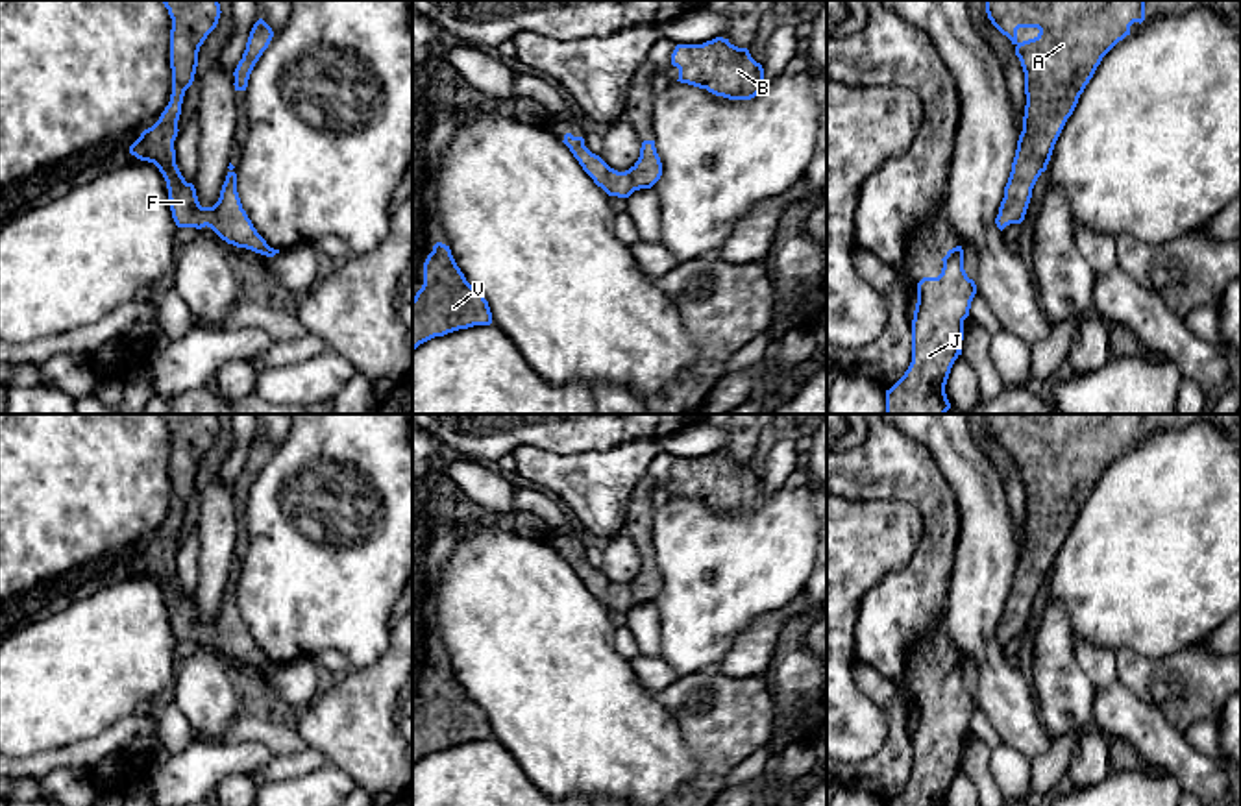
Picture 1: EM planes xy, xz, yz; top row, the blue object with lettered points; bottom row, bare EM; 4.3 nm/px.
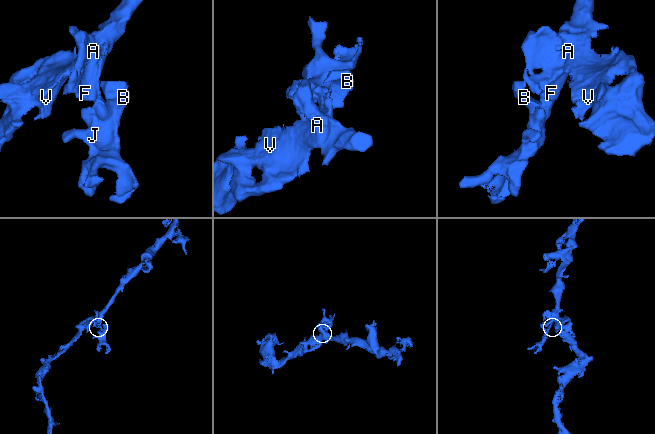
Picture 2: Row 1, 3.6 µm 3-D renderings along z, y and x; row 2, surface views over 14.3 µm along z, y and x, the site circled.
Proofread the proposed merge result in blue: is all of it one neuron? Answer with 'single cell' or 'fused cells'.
single cell

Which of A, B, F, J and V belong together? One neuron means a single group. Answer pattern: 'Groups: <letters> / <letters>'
Groups: A B F J V

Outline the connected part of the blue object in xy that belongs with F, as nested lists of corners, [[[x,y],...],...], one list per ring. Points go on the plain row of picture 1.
[[[161,414],[168,423],[172,433],[170,444],[170,482],[172,482],[172,508],[170,516],[161,527],[159,534],[144,543],[141,551],[129,560],[129,568],[141,575],[154,577],[163,588],[168,603],[170,625],[178,641],[211,641],[222,654],[233,658],[237,662],[246,662],[255,667],[274,671],[279,664],[274,664],[266,658],[266,654],[257,647],[246,625],[242,623],[239,606],[237,606],[237,588],[233,586],[233,579],[229,577],[229,586],[220,604],[220,612],[213,621],[202,621],[196,610],[196,603],[192,597],[187,597],[176,579],[176,564],[174,555],[178,551],[178,534],[181,529],[181,518],[185,505],[192,499],[196,481],[198,481],[198,466],[207,449],[216,442],[220,433],[220,418],[218,414]]]

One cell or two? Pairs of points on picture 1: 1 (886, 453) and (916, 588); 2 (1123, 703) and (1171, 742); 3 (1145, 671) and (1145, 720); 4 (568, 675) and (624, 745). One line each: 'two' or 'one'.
1: one
2: one
3: two
4: one

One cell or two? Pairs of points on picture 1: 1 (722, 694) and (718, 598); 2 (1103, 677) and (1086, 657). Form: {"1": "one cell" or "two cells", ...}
{"1": "two cells", "2": "one cell"}

